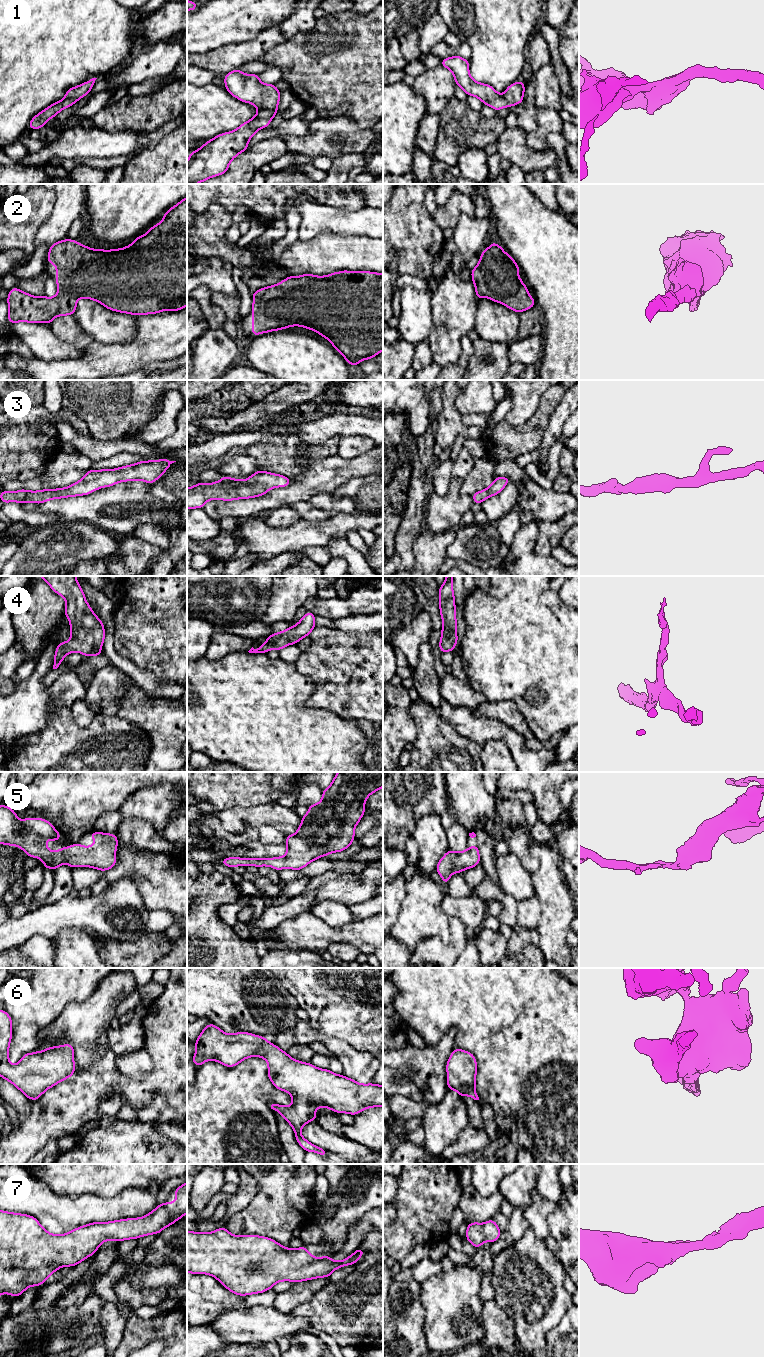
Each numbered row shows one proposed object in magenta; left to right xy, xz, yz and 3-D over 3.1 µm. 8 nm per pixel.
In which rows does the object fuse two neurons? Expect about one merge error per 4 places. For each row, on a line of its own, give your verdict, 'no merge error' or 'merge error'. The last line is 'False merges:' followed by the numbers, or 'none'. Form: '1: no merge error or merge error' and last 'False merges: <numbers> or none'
1: no merge error
2: no merge error
3: no merge error
4: no merge error
5: no merge error
6: no merge error
7: no merge error
False merges: none

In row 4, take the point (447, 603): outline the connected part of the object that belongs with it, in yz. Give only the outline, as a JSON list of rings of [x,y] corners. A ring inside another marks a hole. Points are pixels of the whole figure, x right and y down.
[[[446,576],[445,582],[441,587],[439,587],[439,607],[441,618],[443,620],[441,640],[439,642],[441,653],[446,651],[452,652],[458,641],[456,633],[457,621],[455,605],[453,576]]]

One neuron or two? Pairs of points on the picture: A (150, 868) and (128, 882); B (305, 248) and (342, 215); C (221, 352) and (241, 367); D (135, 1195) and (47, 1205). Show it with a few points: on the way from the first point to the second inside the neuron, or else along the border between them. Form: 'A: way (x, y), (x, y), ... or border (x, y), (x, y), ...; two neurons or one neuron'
A: border (112, 883), (134, 875), (135, 884), (143, 900); two neurons
B: border (346, 235), (318, 233), (308, 240), (301, 241); two neurons
C: border (240, 360), (227, 369); two neurons
D: way (113, 1207), (69, 1207); one neuron

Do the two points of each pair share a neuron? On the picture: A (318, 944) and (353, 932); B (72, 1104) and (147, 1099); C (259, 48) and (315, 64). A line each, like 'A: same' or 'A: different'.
A: same
B: same
C: different

